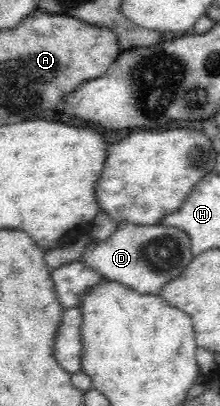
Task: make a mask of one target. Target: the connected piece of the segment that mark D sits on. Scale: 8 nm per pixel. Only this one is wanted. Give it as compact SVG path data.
M120 224L104 241L91 244L79 258L81 263L94 269L108 281L117 282L141 295L160 295L166 283L176 279L192 261L191 239L179 227L137 226Z

